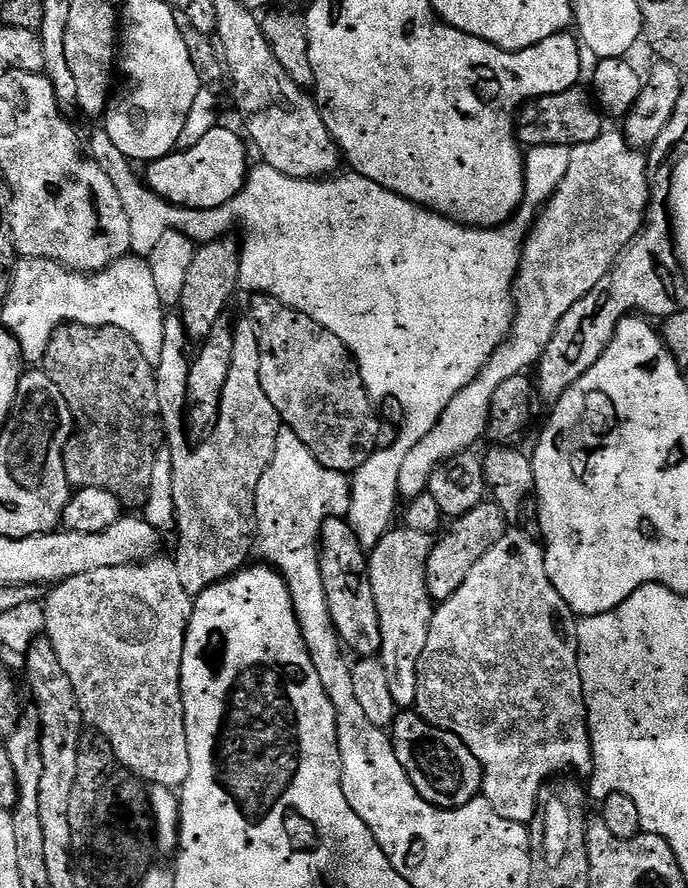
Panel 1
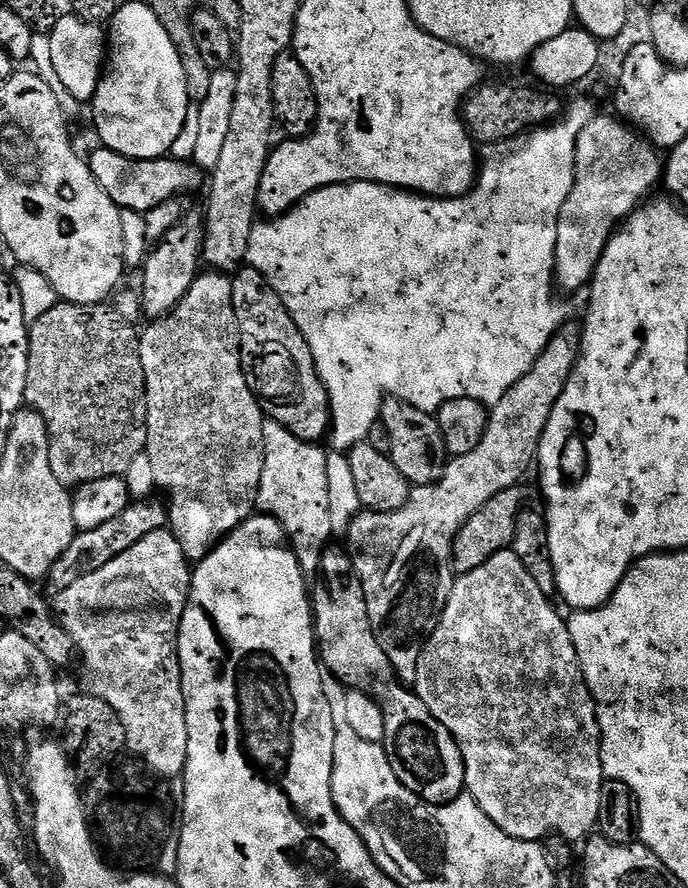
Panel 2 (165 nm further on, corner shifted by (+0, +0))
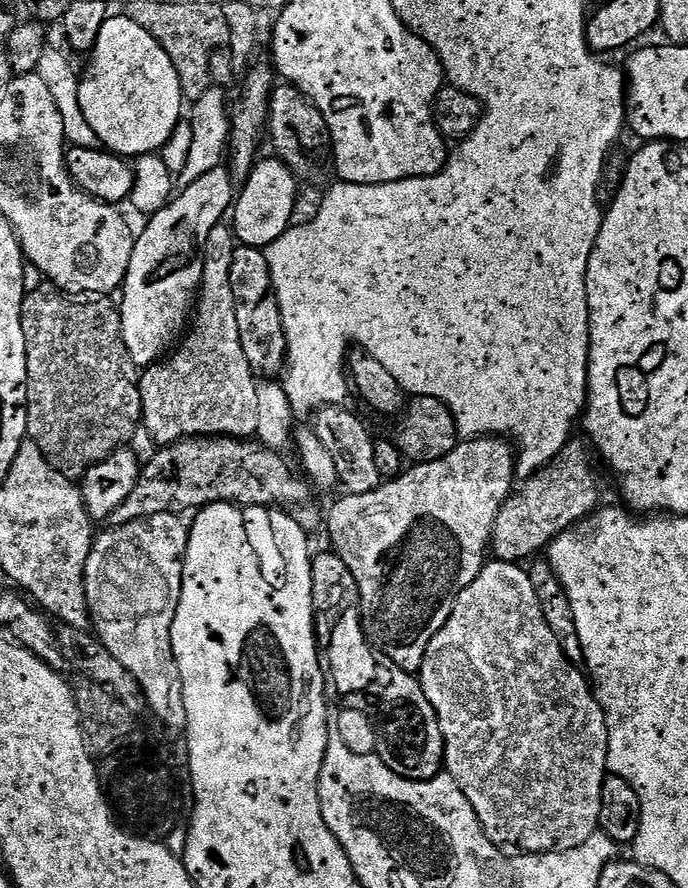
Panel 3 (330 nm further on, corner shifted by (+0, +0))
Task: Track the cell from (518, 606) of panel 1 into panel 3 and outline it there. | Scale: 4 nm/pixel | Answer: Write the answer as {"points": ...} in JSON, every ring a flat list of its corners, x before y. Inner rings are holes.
{"points":[[498,559,485,563,478,578,474,578,474,582,470,582,470,586,466,586,466,590,458,594,446,626,442,626,442,630,434,634,430,646,426,646,418,679,430,706,434,706,440,723,444,739,444,768,454,778,454,782,458,782,458,790,466,794,470,806,474,806,474,814,478,816,478,822,492,844,501,850,511,850,516,854,561,852,574,850,574,846,582,846,582,842,586,842,586,838,590,838,590,834,599,829,602,782,605,776,609,775,608,727,604,711,596,701,589,677,577,665,570,663,562,646,558,646,558,638,554,638,550,626,546,626,542,606,538,606,538,594,534,594,534,586,527,571,520,564,507,564]]}

